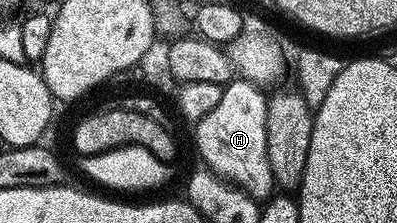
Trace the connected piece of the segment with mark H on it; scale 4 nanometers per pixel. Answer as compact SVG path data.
M229 81L222 91L222 99L218 99L218 107L214 107L210 115L195 122L194 129L196 149L204 160L201 162L207 168L248 196L268 199L274 193L270 159L266 155L266 115L269 98L260 93L263 93L261 86L253 85L250 81Z

